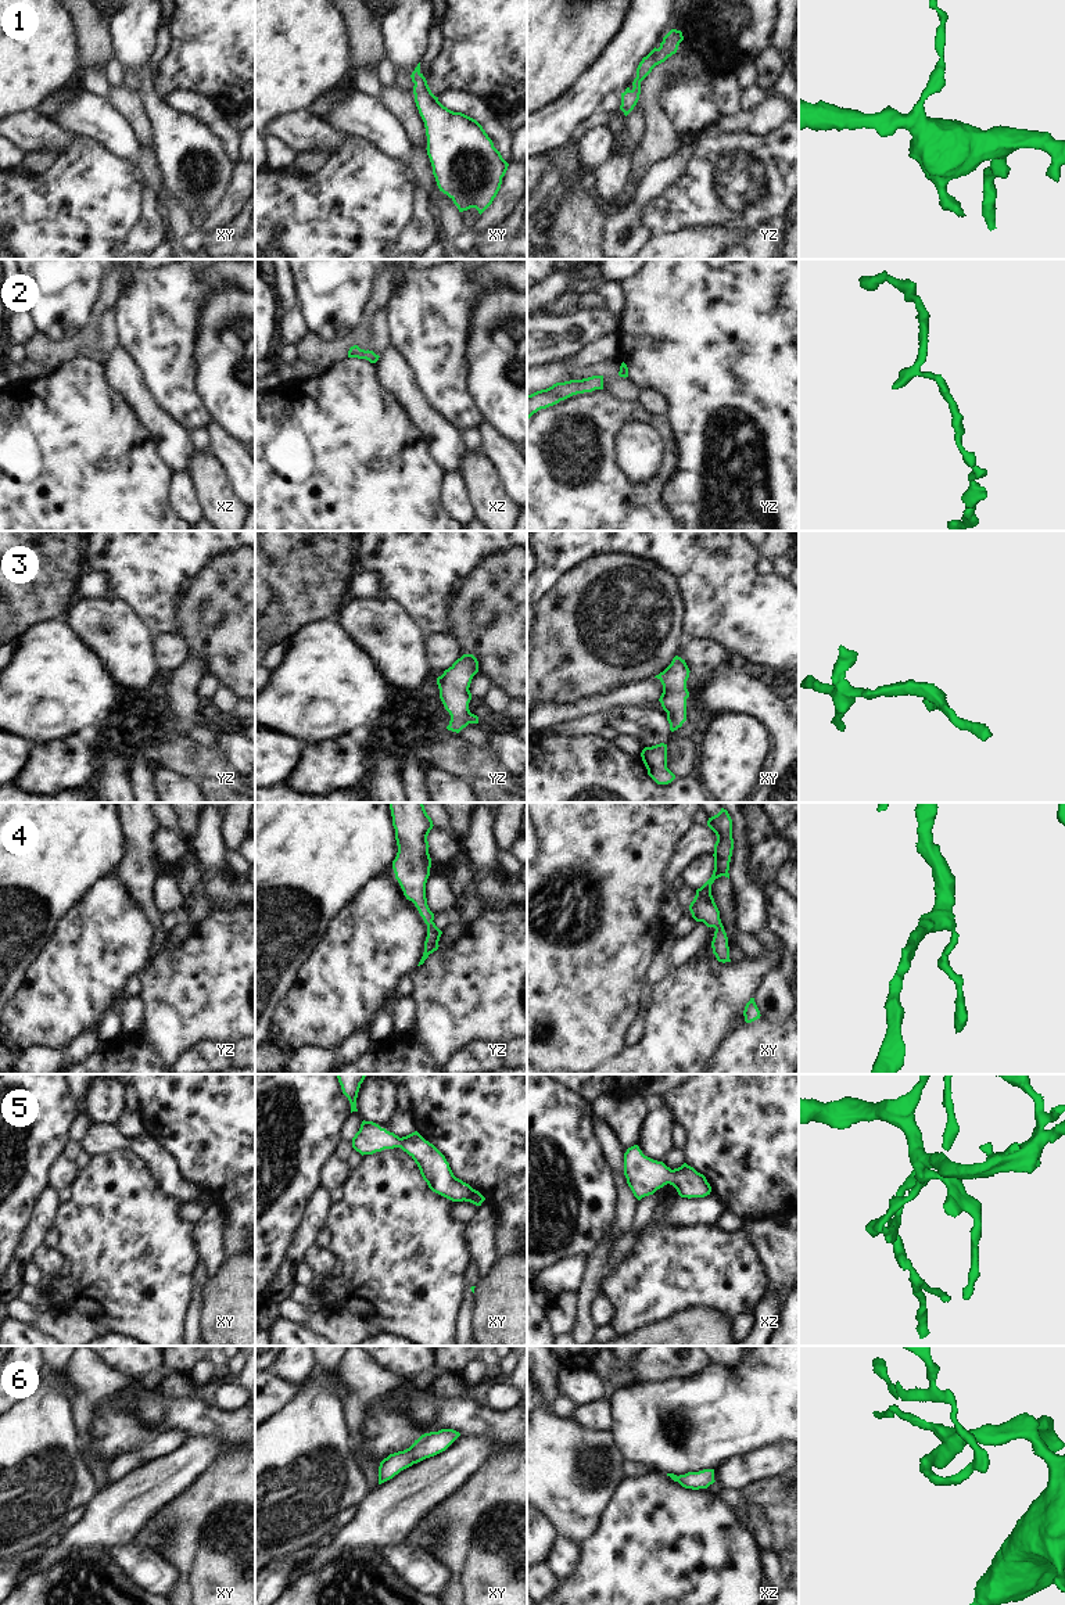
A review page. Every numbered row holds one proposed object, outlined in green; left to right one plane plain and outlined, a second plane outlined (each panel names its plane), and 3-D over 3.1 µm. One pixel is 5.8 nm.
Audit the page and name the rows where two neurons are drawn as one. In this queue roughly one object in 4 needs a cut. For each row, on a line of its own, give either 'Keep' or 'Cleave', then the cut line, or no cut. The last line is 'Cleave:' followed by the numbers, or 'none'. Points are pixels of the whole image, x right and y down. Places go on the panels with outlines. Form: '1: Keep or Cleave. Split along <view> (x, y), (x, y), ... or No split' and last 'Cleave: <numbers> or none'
1: Keep. No split
2: Keep. No split
3: Keep. No split
4: Keep. No split
5: Keep. No split
6: Keep. No split
Cleave: none

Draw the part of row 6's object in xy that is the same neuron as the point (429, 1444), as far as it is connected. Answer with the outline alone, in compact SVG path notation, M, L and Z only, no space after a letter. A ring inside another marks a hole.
M453 1429L422 1435L409 1448L390 1454L380 1462L379 1484L392 1479L413 1464L445 1451L459 1436L460 1433Z

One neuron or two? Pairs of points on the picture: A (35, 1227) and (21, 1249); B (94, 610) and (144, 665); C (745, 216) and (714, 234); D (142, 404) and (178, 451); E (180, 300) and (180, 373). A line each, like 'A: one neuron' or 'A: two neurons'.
A: one neuron
B: one neuron
C: two neurons
D: one neuron
E: one neuron

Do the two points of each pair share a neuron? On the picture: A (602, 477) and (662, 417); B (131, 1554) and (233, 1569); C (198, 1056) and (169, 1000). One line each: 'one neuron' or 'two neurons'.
A: one neuron
B: two neurons
C: two neurons

